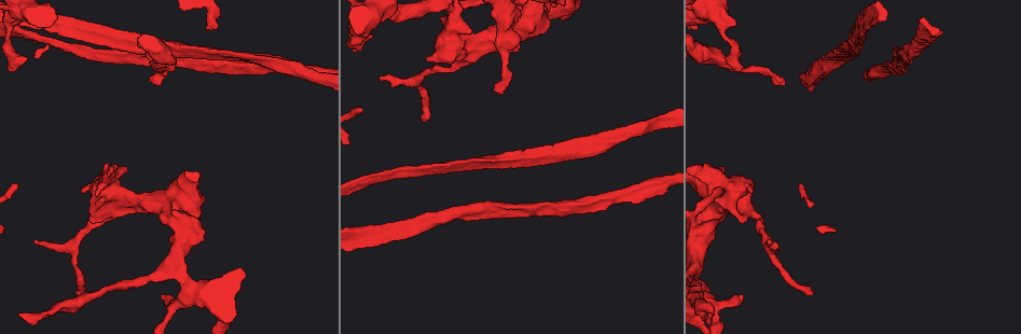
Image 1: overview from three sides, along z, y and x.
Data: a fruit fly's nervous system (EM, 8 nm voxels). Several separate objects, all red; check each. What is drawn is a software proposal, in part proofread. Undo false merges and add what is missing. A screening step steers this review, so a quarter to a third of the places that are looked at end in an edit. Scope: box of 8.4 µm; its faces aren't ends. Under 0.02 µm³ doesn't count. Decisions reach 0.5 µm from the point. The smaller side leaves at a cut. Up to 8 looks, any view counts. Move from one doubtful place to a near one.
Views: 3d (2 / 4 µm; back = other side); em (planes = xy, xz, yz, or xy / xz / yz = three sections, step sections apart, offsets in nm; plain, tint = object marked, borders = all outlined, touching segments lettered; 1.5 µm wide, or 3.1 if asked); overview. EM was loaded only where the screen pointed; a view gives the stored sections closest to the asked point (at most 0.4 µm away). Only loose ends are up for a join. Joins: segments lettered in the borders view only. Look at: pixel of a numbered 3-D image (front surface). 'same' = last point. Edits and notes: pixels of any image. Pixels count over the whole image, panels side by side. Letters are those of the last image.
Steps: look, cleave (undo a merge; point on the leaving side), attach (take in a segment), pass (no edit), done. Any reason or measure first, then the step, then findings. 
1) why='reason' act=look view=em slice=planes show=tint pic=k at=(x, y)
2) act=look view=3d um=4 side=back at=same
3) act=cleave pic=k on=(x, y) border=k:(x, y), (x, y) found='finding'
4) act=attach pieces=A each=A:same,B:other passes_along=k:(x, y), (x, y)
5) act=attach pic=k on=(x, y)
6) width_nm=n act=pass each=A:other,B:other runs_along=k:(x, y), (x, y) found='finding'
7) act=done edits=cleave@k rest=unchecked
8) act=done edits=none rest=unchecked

why='free end' act=look view=3d um=4 pic=1 at=(36, 239)

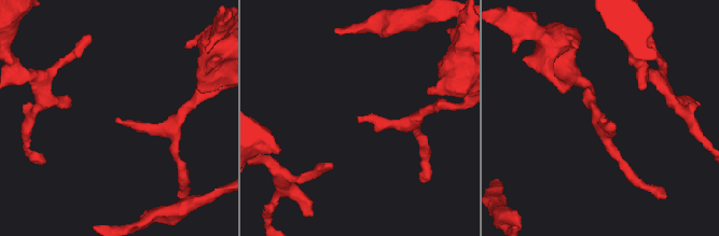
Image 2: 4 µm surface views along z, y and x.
why='shape alone is not enough' act=look view=em slice=planes show=borders pic=2 at=(116, 117)

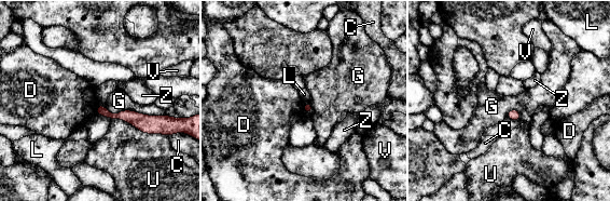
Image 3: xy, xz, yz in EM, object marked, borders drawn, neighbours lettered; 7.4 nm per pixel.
act=pass each=C:other,D:other,G:other,L:other,U:other,V:other,Z:other border=3:(303, 103), (305, 114) found='no lettered segment goes on from it'

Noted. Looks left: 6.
act=look view=3d um=4 pic=1 at=(79, 294)

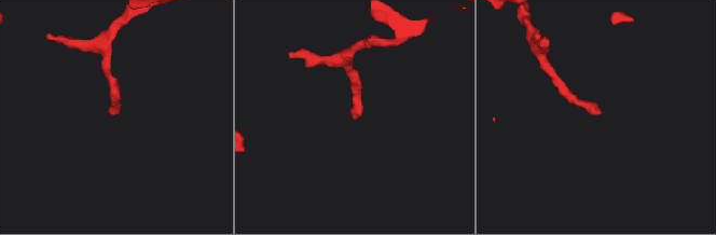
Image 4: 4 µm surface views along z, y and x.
why='shape alone is not enough' act=look view=em slice=xy step=8 show=borders pic=4 at=(110, 112)

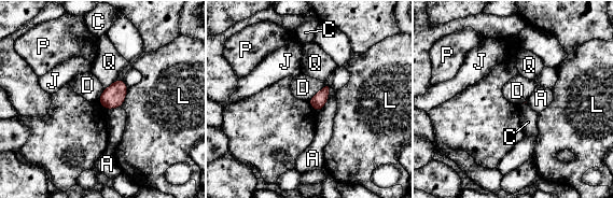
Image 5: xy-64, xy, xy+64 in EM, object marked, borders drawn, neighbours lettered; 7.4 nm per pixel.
act=look view=em slice=planes show=borders at=same

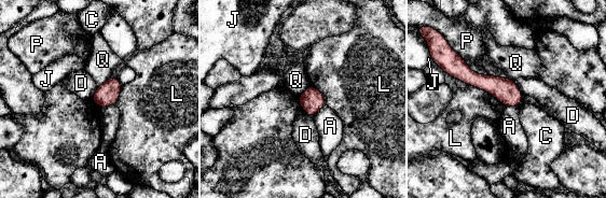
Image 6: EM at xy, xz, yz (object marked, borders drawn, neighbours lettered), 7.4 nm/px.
longest_contact=L:340nm act=pass each=A:other,C:other,D:other,J:other,L:other,P:other,Q:other runs_along=6:(455, 70), (495, 85), (519, 100) found='none of them fits'

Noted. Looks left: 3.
act=look view=3d um=4 pic=1 at=(19, 316)

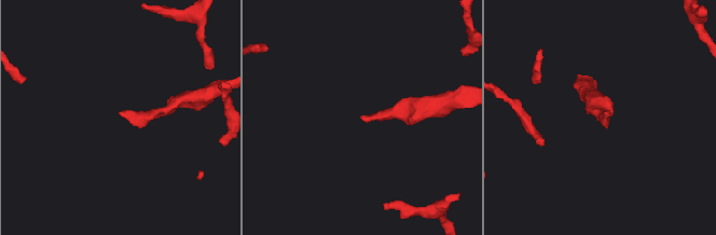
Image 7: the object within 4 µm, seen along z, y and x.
why='now the EM' act=look view=em slice=planes show=borders pic=7 at=(120, 113)

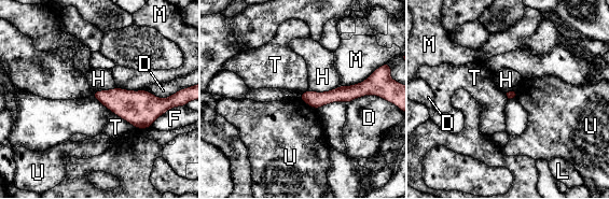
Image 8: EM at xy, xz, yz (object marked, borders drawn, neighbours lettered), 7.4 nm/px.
longest_contact=M:280nm act=pass each=D:other,F:other,H:other,L:other,M:other,T:other,U:other found='no lettered segment goes on from it'

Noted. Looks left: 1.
act=done edits=none rest=unchecked

